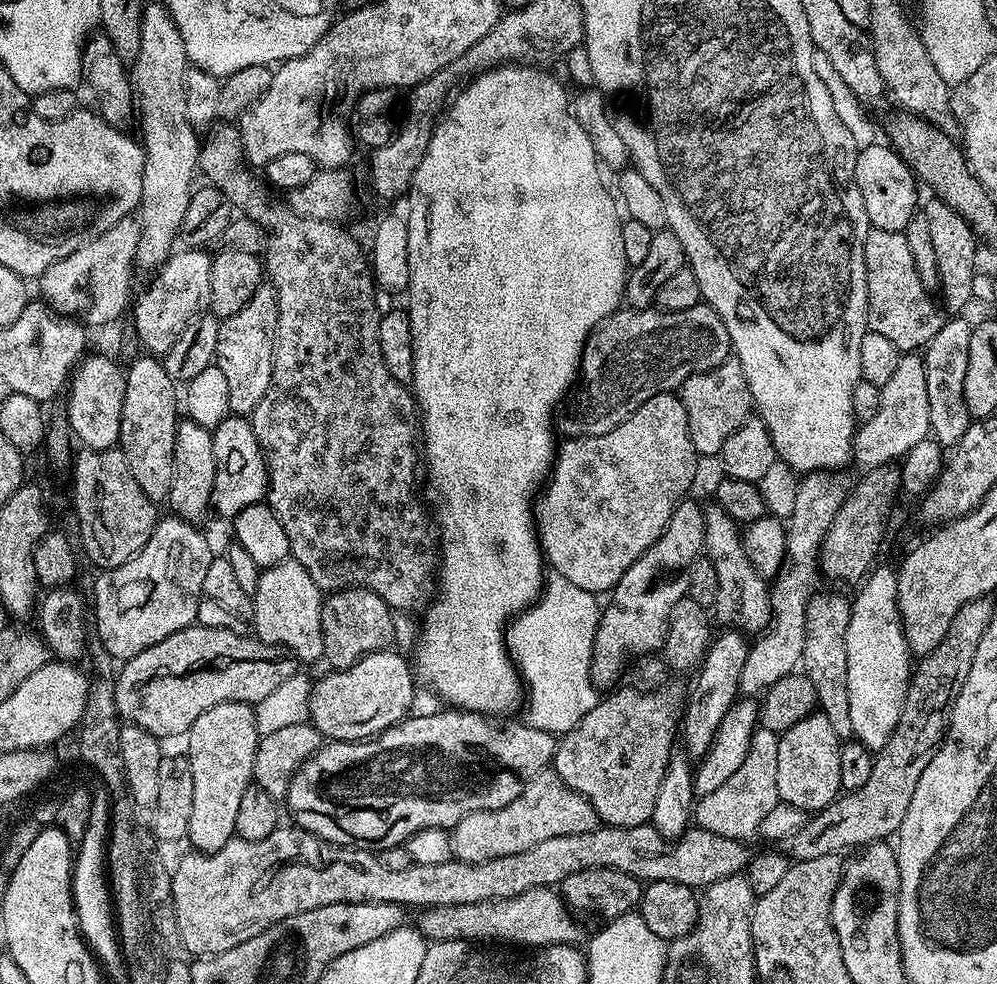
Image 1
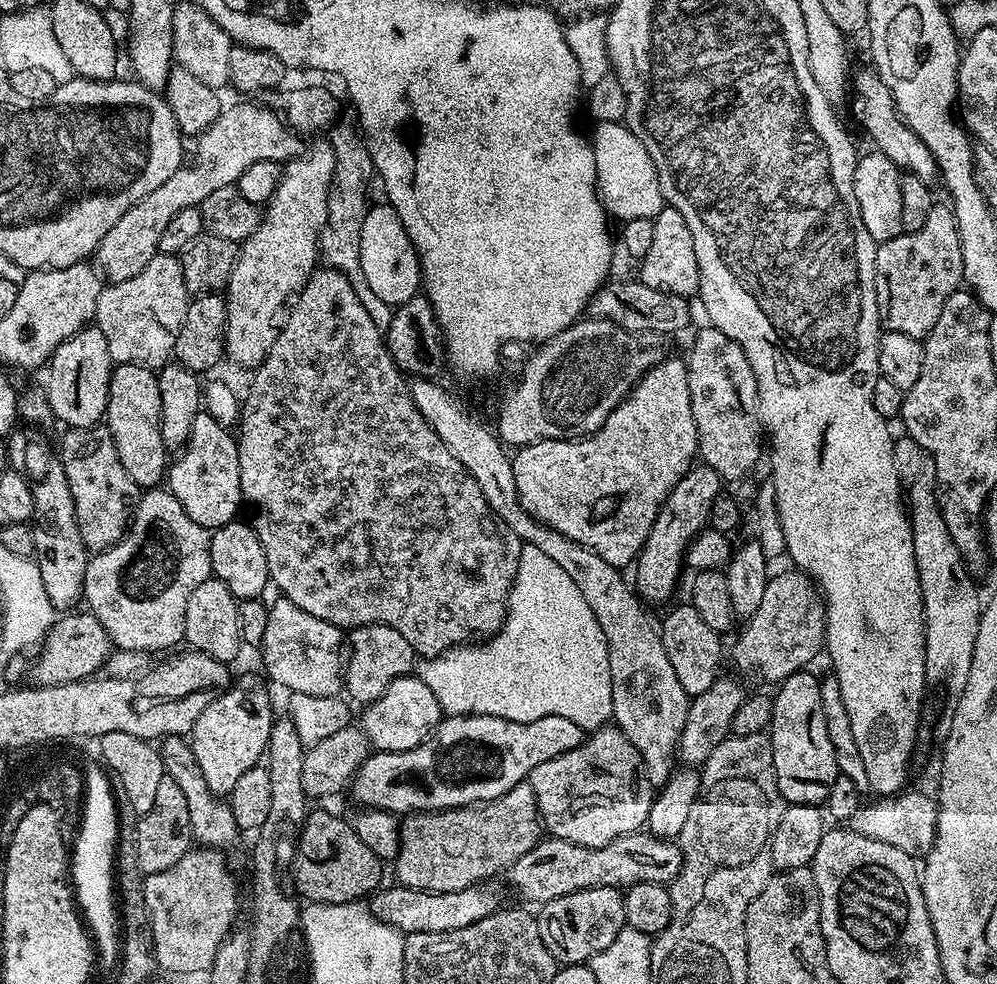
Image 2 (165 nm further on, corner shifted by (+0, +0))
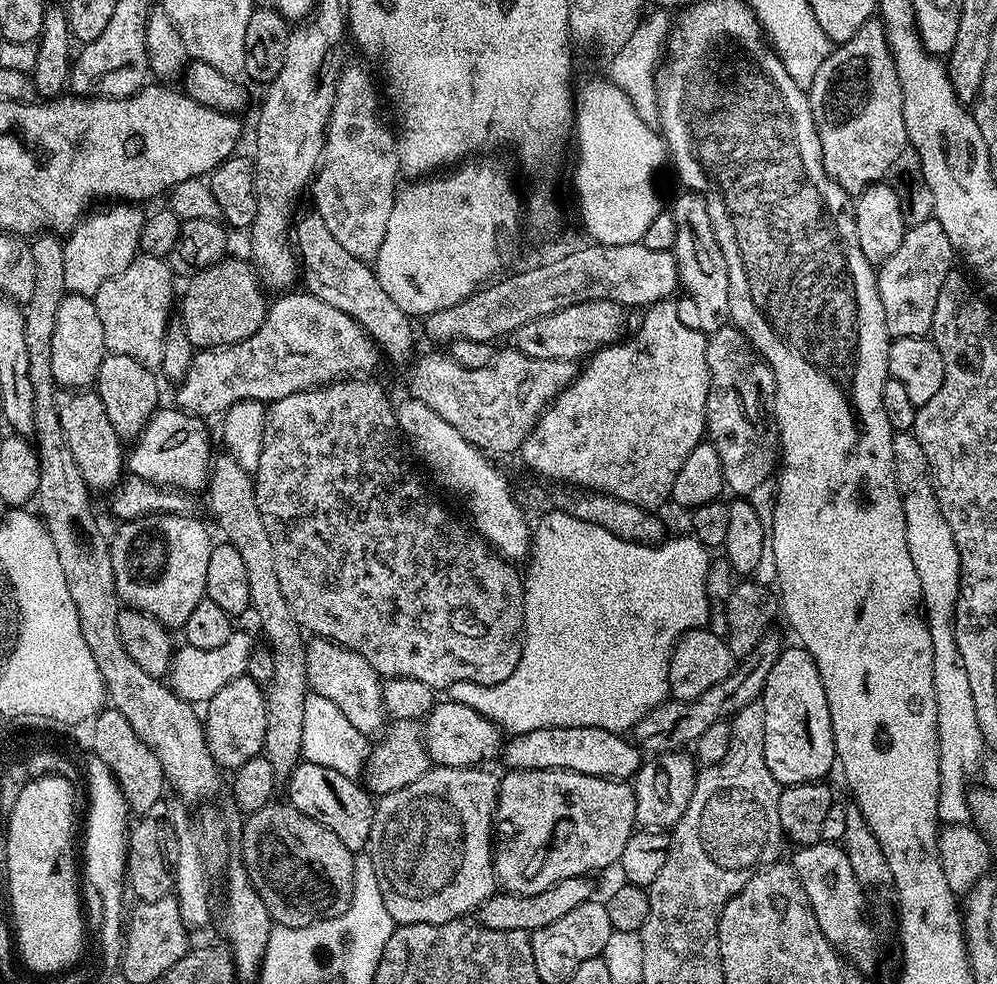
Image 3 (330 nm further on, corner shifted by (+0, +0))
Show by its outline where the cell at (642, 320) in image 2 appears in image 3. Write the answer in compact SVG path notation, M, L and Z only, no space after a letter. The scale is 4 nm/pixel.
M606 299L594 302L575 303L554 314L531 319L514 332L510 338L516 351L530 358L552 360L578 360L578 357L592 355L597 349L613 344L625 333L626 310L623 305Z

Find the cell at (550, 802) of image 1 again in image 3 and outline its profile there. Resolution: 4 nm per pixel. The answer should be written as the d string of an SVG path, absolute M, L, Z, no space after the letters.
M433 766L429 768L426 774L422 774L422 778L418 778L418 782L410 782L410 786L402 786L402 790L394 790L390 794L379 797L375 801L376 813L372 819L372 829L370 830L370 838L368 844L370 845L370 855L372 861L376 864L376 877L378 878L378 890L382 894L382 902L386 902L386 910L390 910L390 918L397 925L402 924L445 924L451 920L459 920L466 916L466 912L472 913L479 909L480 905L497 891L498 885L496 882L496 868L492 864L492 853L494 851L494 817L496 815L496 799L498 798L498 790L500 789L500 776L497 773L492 773L488 766L473 766L471 768L441 768Z

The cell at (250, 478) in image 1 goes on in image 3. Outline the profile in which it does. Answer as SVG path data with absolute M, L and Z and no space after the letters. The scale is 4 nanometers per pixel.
M175 406L157 408L134 443L127 449L127 471L162 488L185 494L203 493L208 486L208 474L212 471L214 459L212 440L208 437L208 428L204 424L207 423L201 417L181 412Z

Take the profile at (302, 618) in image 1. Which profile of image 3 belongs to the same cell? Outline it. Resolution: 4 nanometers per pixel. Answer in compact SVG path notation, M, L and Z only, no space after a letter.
M309 639L306 644L306 674L309 689L317 696L330 698L330 702L342 710L342 715L350 721L354 730L366 738L372 738L385 727L382 677L374 670L374 666L370 666L370 662L366 662L366 658L362 658L362 654L335 644L332 640Z

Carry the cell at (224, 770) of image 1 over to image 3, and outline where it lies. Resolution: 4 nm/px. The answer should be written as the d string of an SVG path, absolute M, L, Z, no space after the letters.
M246 674L234 678L234 682L226 682L212 700L207 701L202 719L204 733L210 754L217 768L235 770L242 762L250 762L250 758L261 755L266 738L266 702L265 689L258 682L251 680Z

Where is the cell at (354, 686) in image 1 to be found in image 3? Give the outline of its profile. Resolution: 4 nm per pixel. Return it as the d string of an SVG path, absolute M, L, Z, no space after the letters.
M444 700L433 703L422 720L424 745L433 765L441 768L471 768L488 762L501 749L502 730L487 715L460 700Z

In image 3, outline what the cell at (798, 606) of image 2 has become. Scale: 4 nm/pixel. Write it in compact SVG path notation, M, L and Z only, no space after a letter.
M765 634L756 649L733 667L732 675L718 682L718 686L710 686L706 694L687 701L683 706L673 706L665 702L659 708L650 709L630 732L631 739L641 753L659 754L683 749L691 745L698 738L698 734L703 734L709 726L714 726L714 722L728 720L735 716L738 710L742 710L742 706L757 703L766 686L766 674L770 674L770 666L774 666L782 651L779 638L772 635Z

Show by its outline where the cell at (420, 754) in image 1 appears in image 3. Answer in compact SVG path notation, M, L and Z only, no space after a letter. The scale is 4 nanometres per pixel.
M554 726L542 730L517 732L503 745L504 768L515 770L574 770L607 780L631 781L642 763L642 753L621 733L594 726Z

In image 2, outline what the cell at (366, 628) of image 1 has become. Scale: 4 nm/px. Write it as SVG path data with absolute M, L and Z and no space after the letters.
M367 624L361 628L351 629L347 633L346 644L349 649L352 647L352 653L349 656L347 653L346 667L342 672L343 691L346 696L348 692L347 699L353 705L354 703L360 704L359 706L372 704L386 691L390 682L394 682L394 678L409 675L418 664L418 657L410 642L406 642L406 638L398 634L398 630L385 624Z

